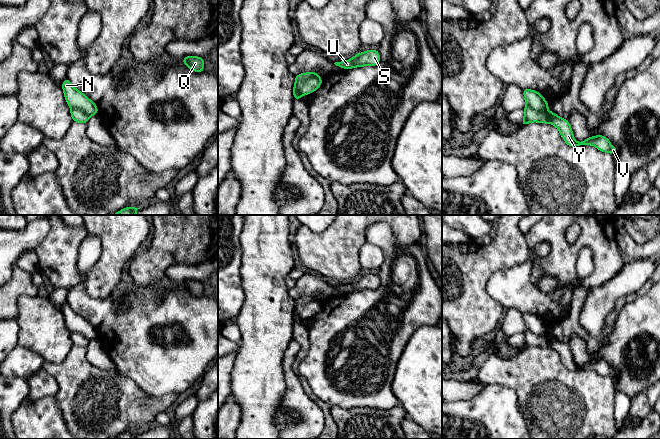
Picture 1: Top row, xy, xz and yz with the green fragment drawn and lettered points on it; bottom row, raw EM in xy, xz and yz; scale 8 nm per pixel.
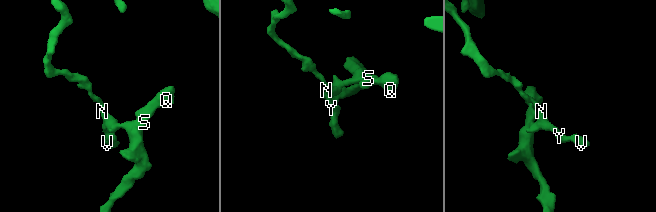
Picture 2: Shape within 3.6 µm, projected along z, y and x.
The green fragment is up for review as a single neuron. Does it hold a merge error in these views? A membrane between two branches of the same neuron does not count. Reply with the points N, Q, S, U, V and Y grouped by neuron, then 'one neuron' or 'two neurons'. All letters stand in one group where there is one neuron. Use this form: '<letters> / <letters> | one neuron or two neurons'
N / Q S U V Y | two neurons

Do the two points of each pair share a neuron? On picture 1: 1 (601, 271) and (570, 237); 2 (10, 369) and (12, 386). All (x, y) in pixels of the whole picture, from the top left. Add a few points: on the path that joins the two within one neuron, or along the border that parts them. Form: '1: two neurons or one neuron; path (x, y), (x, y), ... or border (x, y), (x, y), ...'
1: two neurons; border (578, 225), (579, 237), (570, 245)
2: two neurons; border (10, 376), (26, 380)

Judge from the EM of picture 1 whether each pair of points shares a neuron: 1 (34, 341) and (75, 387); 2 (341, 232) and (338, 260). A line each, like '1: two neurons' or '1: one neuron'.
1: two neurons
2: one neuron

